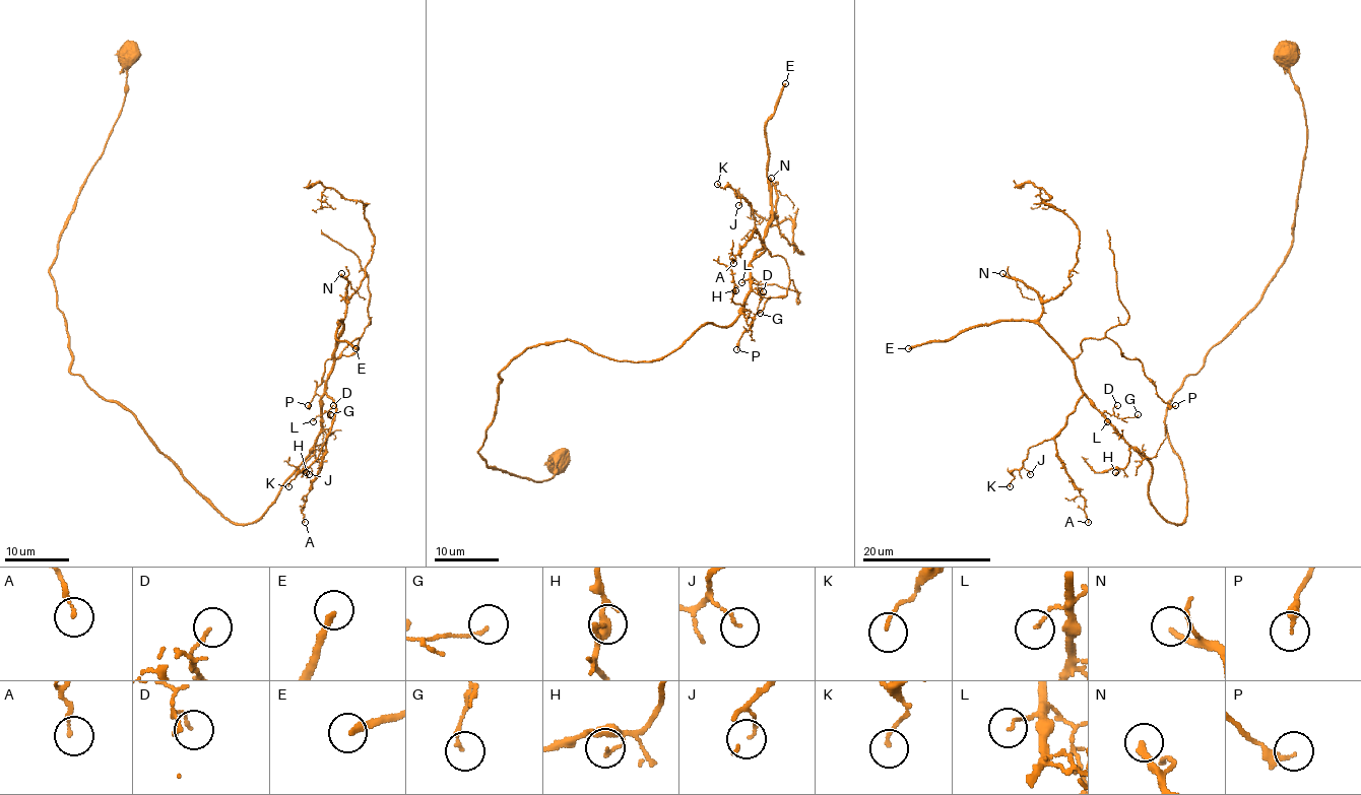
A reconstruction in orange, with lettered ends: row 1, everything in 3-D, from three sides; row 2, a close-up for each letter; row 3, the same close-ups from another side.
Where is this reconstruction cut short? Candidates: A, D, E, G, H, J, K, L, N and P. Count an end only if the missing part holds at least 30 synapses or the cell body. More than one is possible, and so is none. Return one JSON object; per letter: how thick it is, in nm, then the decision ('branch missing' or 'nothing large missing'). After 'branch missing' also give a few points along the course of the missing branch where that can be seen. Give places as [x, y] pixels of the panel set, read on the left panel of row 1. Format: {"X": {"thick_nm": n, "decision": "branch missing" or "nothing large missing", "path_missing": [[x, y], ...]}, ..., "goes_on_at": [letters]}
{"A": {"thick_nm": 140, "decision": "nothing large missing"}, "D": {"thick_nm": 110, "decision": "nothing large missing"}, "E": {"thick_nm": 240, "decision": "branch missing"}, "G": {"thick_nm": 130, "decision": "nothing large missing"}, "H": {"thick_nm": 130, "decision": "nothing large missing"}, "J": {"thick_nm": 110, "decision": "nothing large missing"}, "K": {"thick_nm": 110, "decision": "nothing large missing"}, "L": {"thick_nm": 100, "decision": "nothing large missing"}, "N": {"thick_nm": 240, "decision": "branch missing", "path_missing": [[341, 273], [330, 256], [311, 241], [302, 212], [324, 240]]}, "P": {"thick_nm": 240, "decision": "nothing large missing"}, "goes_on_at": ["E", "N"]}

